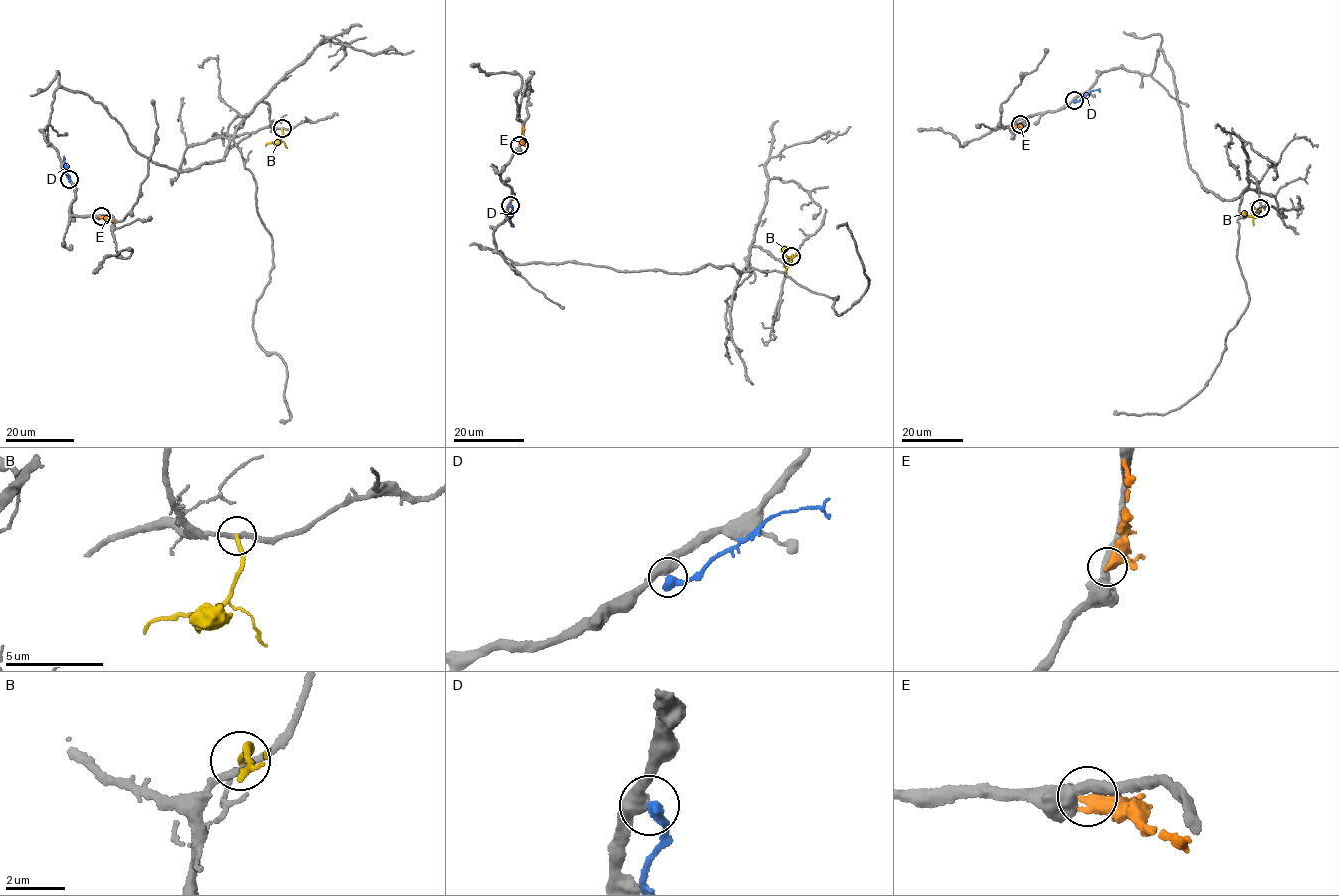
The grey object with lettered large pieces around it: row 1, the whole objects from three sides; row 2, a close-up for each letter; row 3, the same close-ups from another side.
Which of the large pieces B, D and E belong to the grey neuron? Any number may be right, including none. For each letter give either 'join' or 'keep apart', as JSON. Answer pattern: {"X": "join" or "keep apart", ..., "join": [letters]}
{"B": "keep apart", "D": "keep apart", "E": "keep apart", "join": []}

